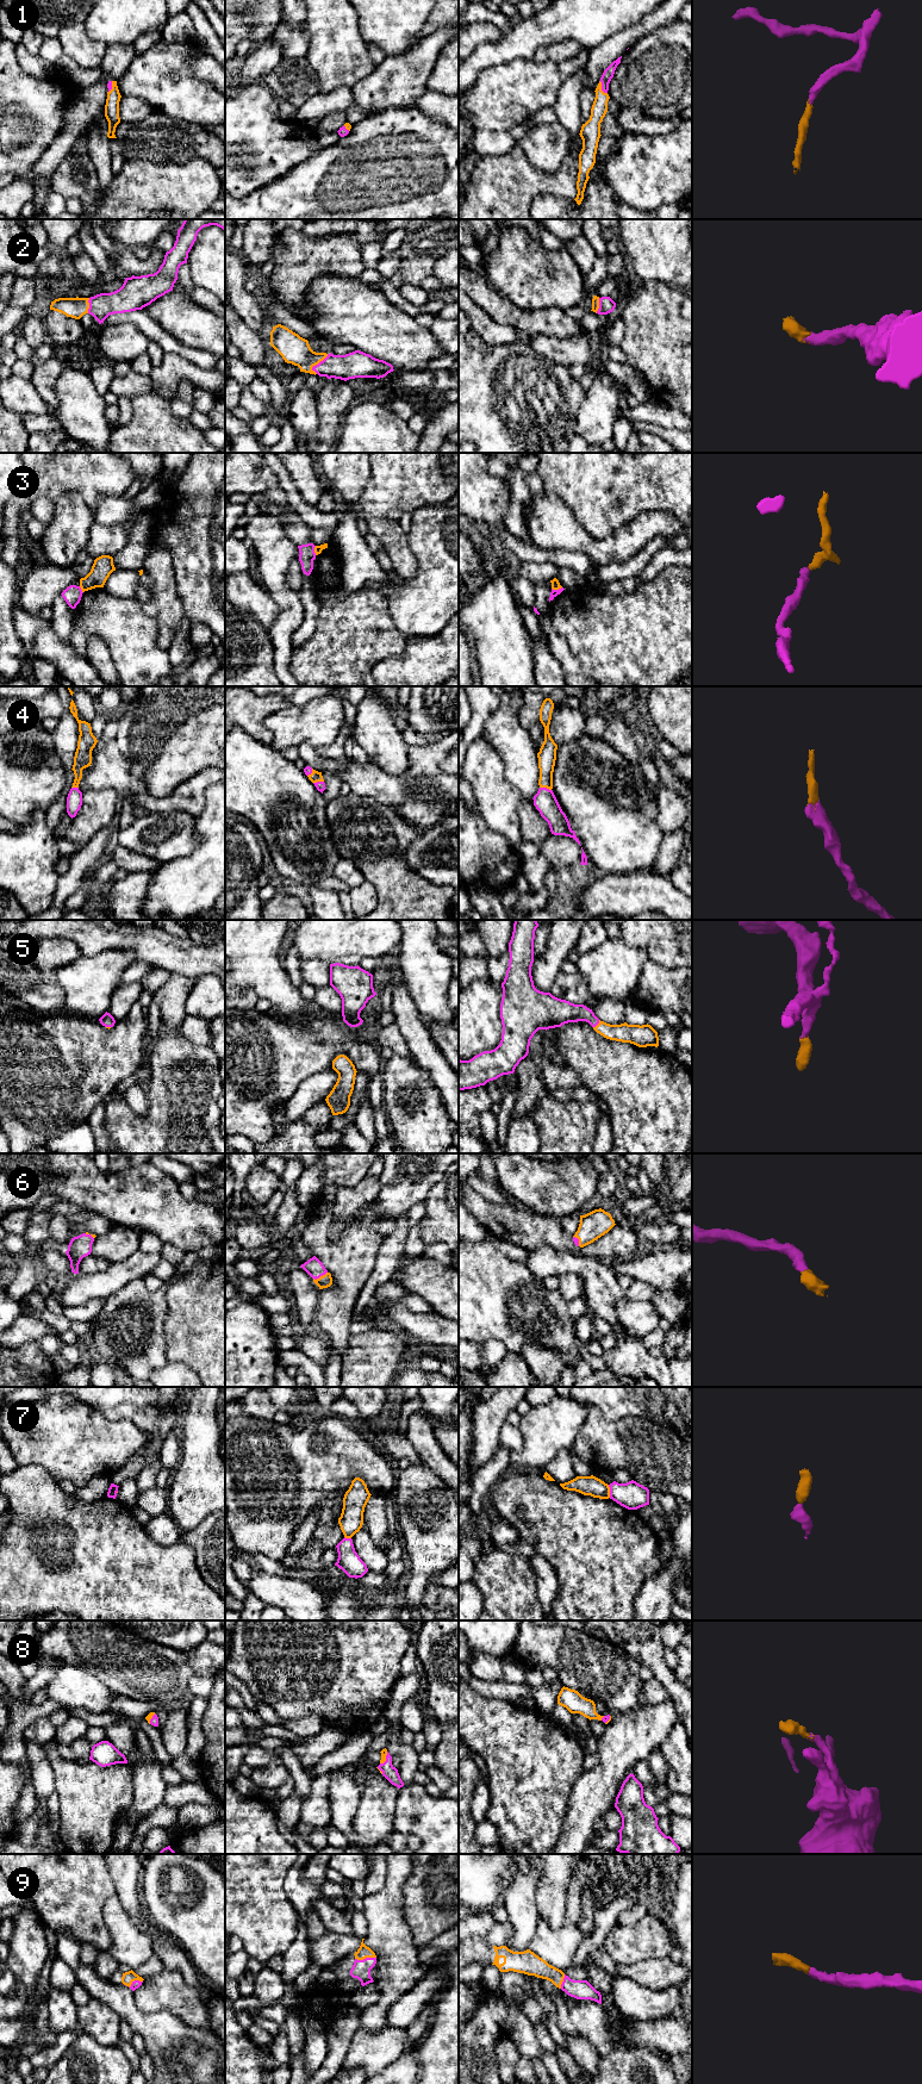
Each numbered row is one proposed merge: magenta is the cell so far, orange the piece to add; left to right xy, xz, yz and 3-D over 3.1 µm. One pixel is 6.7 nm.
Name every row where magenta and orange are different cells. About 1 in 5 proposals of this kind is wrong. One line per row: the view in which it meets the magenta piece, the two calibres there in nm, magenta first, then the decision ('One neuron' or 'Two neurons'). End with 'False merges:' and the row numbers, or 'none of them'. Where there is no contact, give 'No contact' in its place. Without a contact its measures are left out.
1: Touches magenta in yz. Thickness 70 nm (magenta) against 110 nm. One neuron
2: Touches magenta in xz. Thickness 180 nm (magenta) against 190 nm. One neuron
3: Touches magenta in yz. Thickness 50 nm (magenta) against 60 nm. Two neurons
4: Touches magenta in yz. Thickness 150 nm (magenta) against 130 nm. One neuron
5: Touches magenta in yz. Thickness 160 nm (magenta) against 130 nm. One neuron
6: Touches magenta in xz. Thickness 120 nm (magenta) against 90 nm. One neuron
7: Touches magenta in yz. Thickness 190 nm (magenta) against 130 nm. One neuron
8: Touches magenta in xz. Thickness 100 nm (magenta) against 50 nm. One neuron
9: Touches magenta in xz. Thickness 130 nm (magenta) against 90 nm. One neuron
False merges: 3

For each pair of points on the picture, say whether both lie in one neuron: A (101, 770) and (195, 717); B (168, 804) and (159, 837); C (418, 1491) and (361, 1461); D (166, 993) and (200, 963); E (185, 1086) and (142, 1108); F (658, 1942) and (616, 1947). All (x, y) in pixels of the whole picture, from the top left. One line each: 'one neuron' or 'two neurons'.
A: two neurons
B: two neurons
C: two neurons
D: two neurons
E: two neurons
F: one neuron

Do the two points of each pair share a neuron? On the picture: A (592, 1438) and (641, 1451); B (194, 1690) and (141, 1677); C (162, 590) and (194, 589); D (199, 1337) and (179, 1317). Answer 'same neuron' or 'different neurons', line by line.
A: same neuron
B: different neurons
C: different neurons
D: same neuron

